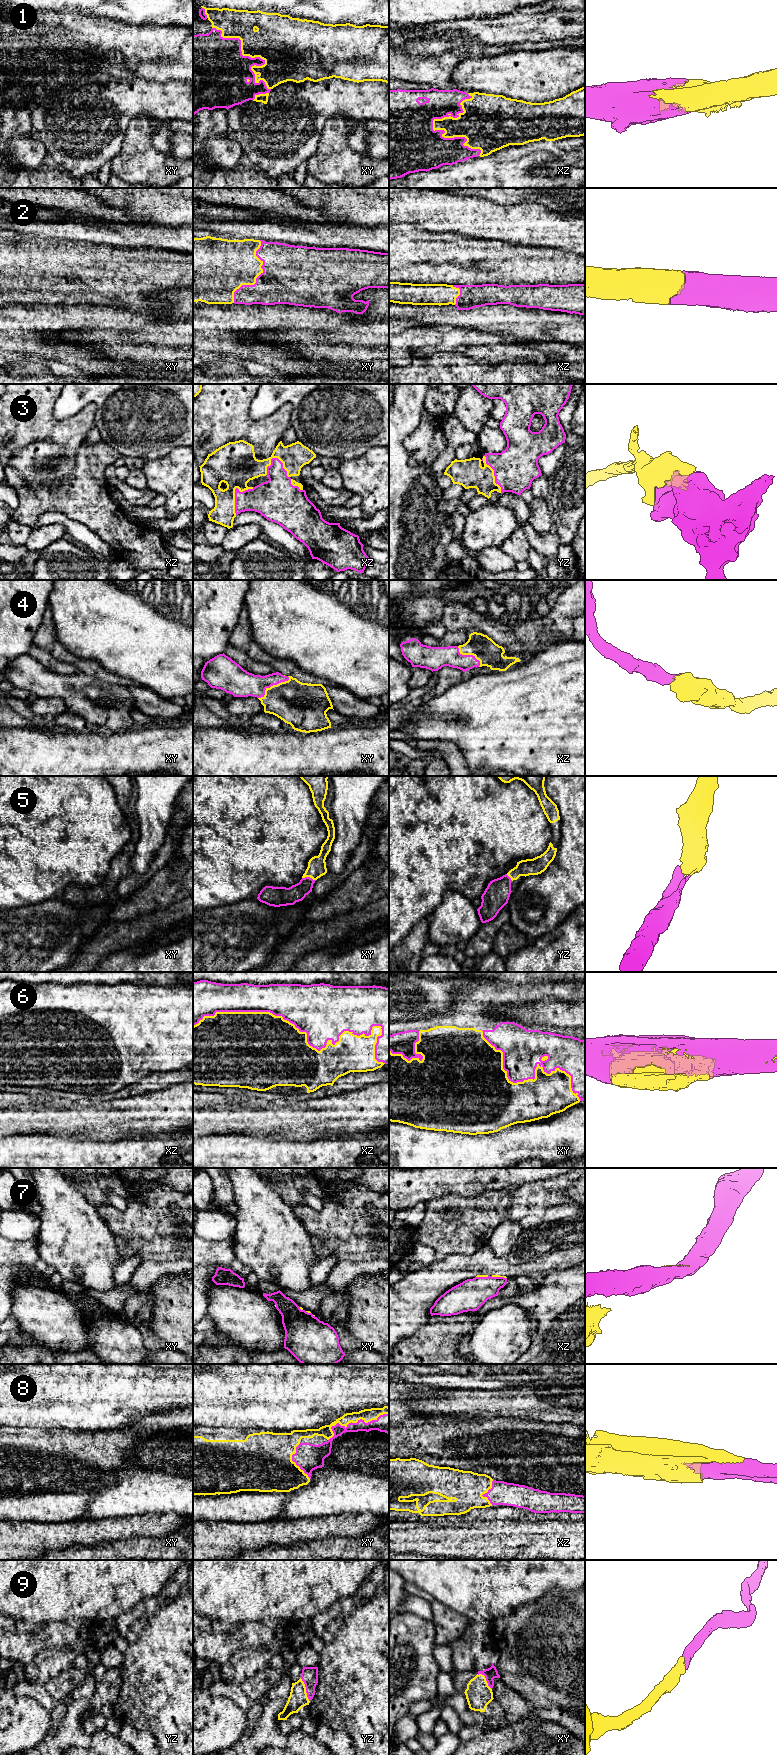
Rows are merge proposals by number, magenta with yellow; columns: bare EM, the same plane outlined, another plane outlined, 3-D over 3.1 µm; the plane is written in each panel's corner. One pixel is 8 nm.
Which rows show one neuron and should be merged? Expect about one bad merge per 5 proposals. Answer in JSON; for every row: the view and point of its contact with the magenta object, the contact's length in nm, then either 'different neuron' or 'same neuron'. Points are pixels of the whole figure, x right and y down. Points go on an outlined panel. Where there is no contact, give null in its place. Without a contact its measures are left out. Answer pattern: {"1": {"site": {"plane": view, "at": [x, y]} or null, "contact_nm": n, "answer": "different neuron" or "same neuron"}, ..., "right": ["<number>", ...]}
{"1": {"site": {"plane": "xz", "at": [435, 130]}, "contact_nm": 500, "answer": "same neuron"}, "2": {"site": {"plane": "xy", "at": [257, 277]}, "contact_nm": 550, "answer": "same neuron"}, "3": {"site": {"plane": "xz", "at": [235, 493]}, "contact_nm": 260, "answer": "same neuron"}, "4": {"site": {"plane": "xy", "at": [272, 685]}, "contact_nm": 300, "answer": "same neuron"}, "5": {"site": {"plane": "xy", "at": [309, 877]}, "contact_nm": 110, "answer": "same neuron"}, "6": {"site": {"plane": "xz", "at": [310, 1045]}, "contact_nm": 1550, "answer": "same neuron"}, "7": {"site": {"plane": "xz", "at": [499, 1277]}, "contact_nm": 130, "answer": "different neuron"}, "8": {"site": {"plane": "xy", "at": [353, 1423]}, "contact_nm": 550, "answer": "same neuron"}, "9": {"site": {"plane": "yz", "at": [306, 1690]}, "contact_nm": 200, "answer": "same neuron"}, "right": ["1", "2", "3", "4", "5", "6", "8", "9"]}

